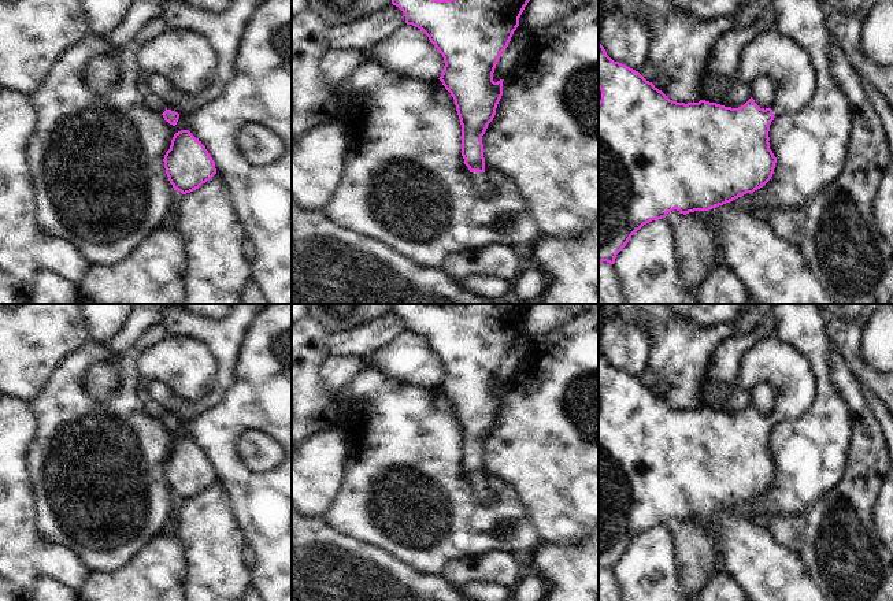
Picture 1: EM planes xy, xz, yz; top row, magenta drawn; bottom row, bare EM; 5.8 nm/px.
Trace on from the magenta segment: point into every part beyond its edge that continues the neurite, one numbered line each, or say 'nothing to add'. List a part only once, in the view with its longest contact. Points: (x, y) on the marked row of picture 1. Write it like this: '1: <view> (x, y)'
1: xz (484, 188)

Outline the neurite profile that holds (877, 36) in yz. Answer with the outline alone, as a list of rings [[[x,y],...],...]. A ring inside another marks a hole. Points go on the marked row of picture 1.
[[[882,0],[868,10],[860,47],[874,64],[893,67],[893,0]]]

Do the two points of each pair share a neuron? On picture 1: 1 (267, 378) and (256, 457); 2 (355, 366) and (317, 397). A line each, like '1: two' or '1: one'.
1: two
2: two

